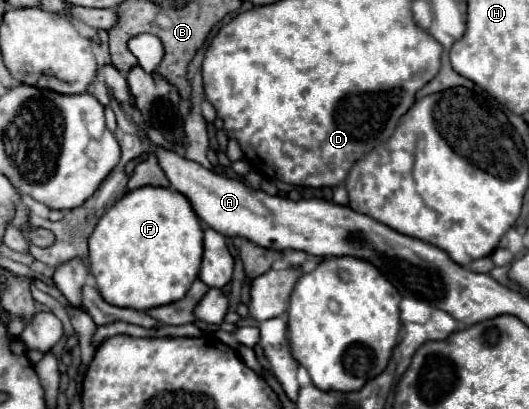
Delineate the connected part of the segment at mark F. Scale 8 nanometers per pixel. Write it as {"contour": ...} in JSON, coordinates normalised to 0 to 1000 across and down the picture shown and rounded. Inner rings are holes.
{"contour":[[[268,455],[238,469],[223,484],[181,548],[170,597],[170,665],[185,689],[193,729],[216,748],[284,758],[348,729],[363,689],[374,680],[382,616],[386,616],[386,562],[378,533],[363,513],[352,479],[333,465],[306,455]]]}

